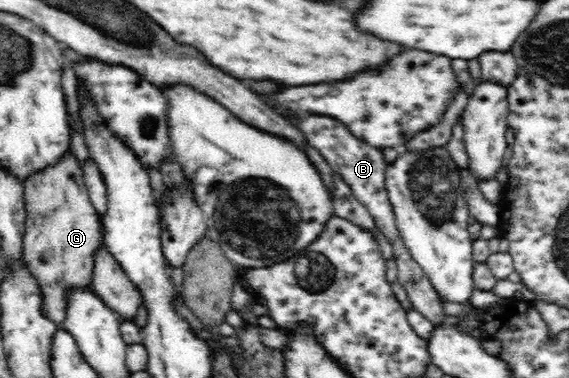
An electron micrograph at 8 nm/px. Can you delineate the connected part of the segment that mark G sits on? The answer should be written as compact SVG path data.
M70 149L59 163L29 175L23 185L26 219L22 257L39 284L45 316L62 329L68 307L67 291L91 286L95 253L105 246L101 215L88 196L81 163Z

